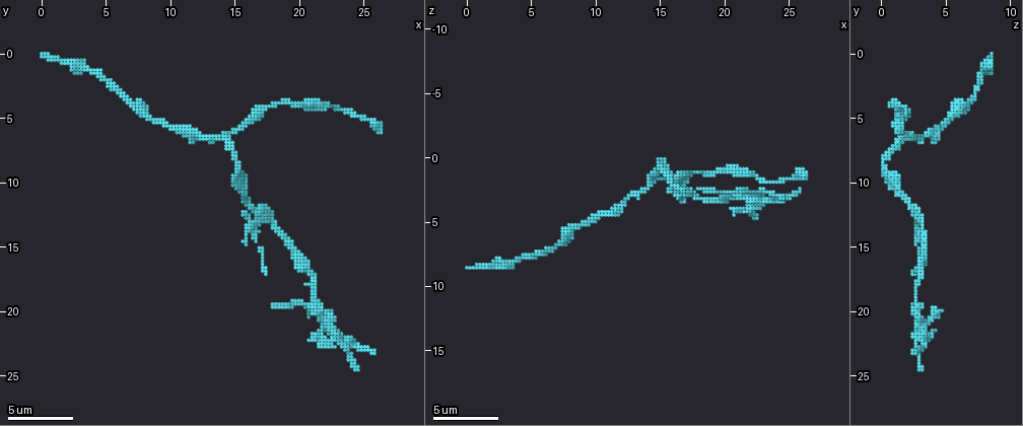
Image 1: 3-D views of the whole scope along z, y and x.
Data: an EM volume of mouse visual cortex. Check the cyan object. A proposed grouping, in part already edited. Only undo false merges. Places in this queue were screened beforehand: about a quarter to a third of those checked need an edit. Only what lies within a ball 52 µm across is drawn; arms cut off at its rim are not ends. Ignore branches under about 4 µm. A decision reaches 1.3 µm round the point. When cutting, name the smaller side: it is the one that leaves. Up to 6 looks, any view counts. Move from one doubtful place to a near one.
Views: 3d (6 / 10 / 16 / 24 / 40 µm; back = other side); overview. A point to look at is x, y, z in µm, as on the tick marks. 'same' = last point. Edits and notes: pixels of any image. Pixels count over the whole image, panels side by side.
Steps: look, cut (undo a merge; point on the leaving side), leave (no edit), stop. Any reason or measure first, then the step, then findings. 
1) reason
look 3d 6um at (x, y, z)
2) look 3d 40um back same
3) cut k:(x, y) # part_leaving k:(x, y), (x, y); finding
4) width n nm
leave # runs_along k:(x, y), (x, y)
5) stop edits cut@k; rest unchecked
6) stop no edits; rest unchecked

four arms meet
look 3d 10um at (17.0, 12.8, 2.8)

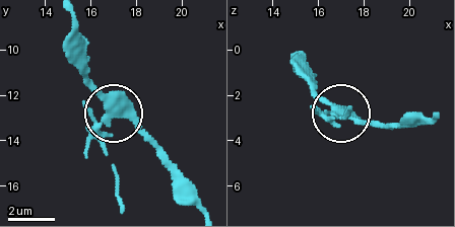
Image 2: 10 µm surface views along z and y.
arms 4
leave # runs_along 2:(70, 16), (72, 61), (109, 114), (100, 142), (111, 169); one cell here

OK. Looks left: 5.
a fork
look 3d 16um at (14.4, 6.2, 1.8)

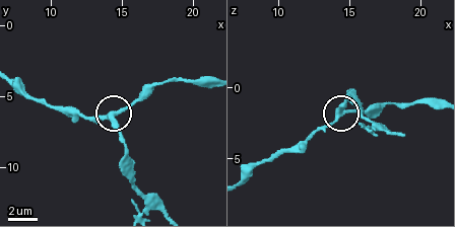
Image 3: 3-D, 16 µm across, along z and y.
arms 3
leave # runs_along 3:(123, 144), (115, 114), (131, 105), (151, 84); one cell here

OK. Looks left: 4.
three arms meet
look 3d 6um at (24.0, 22.4, 3.2)

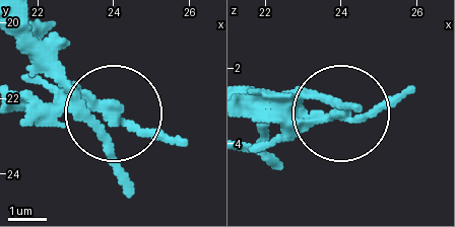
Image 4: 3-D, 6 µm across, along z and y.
arms 3
leave # runs_along 4:(18, 30), (106, 108), (106, 156), (132, 193); all the same cell

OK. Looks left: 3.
stop no edits; rest unchecked

